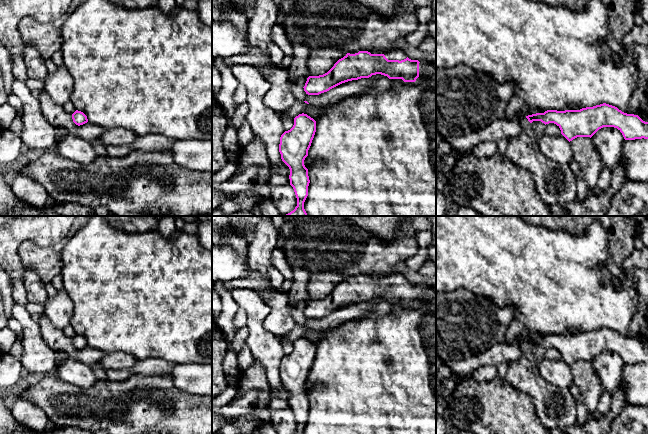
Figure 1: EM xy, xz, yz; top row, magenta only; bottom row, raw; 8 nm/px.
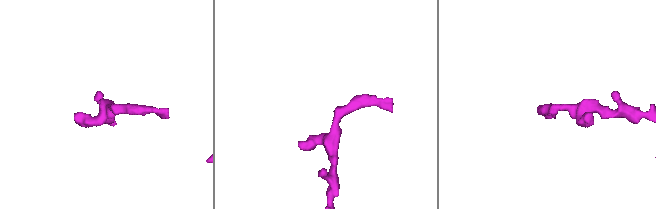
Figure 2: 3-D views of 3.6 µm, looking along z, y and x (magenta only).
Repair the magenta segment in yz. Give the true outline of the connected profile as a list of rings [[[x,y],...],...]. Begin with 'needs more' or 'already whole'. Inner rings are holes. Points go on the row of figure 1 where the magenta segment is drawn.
already whole; [[[606,103],[580,110],[547,110],[526,118],[530,123],[541,121],[545,125],[556,124],[569,142],[577,137],[591,138],[603,127],[617,128],[625,140],[648,139],[648,122]]]

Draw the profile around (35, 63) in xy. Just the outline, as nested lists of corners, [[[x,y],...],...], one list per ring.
[[[25,43],[25,51],[22,55],[29,78],[46,82],[49,72],[45,65],[45,59],[35,46]]]

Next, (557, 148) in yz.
[[[540,134],[537,142],[540,151],[548,158],[560,164],[568,164],[574,159],[570,142],[563,136]]]

